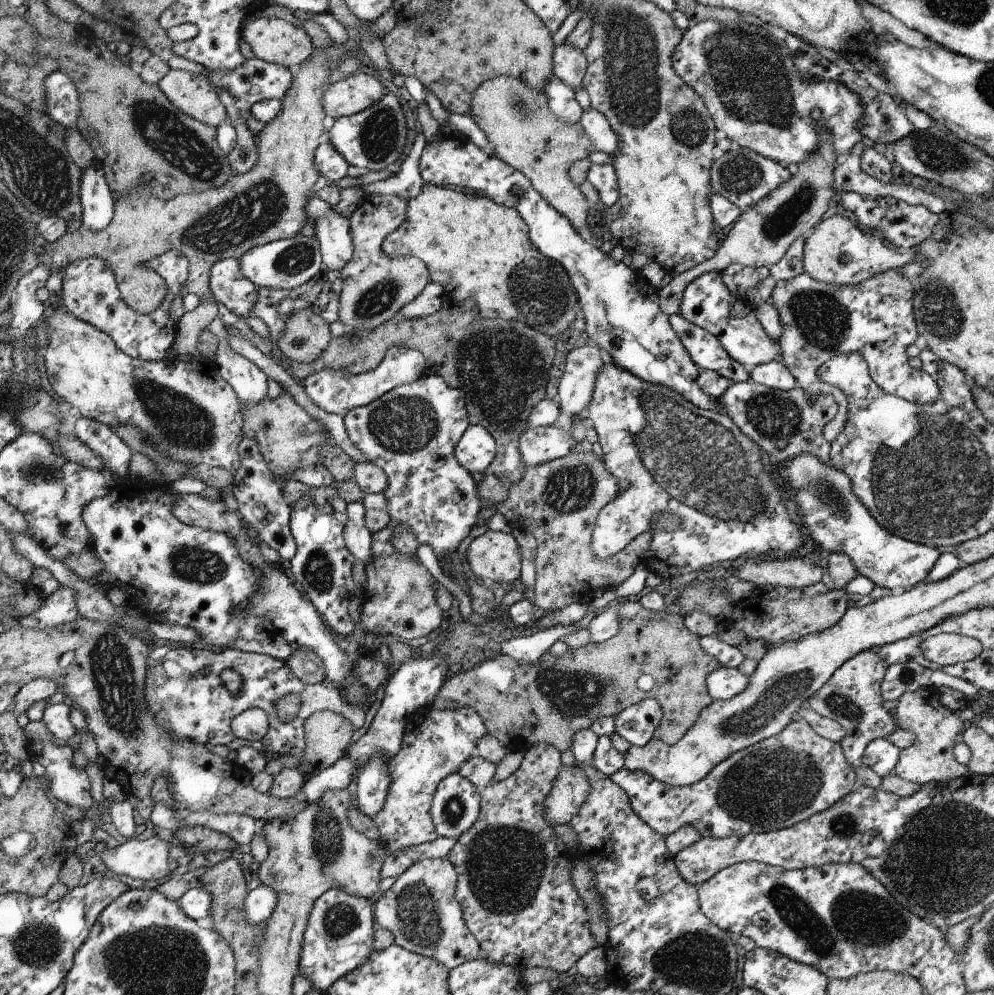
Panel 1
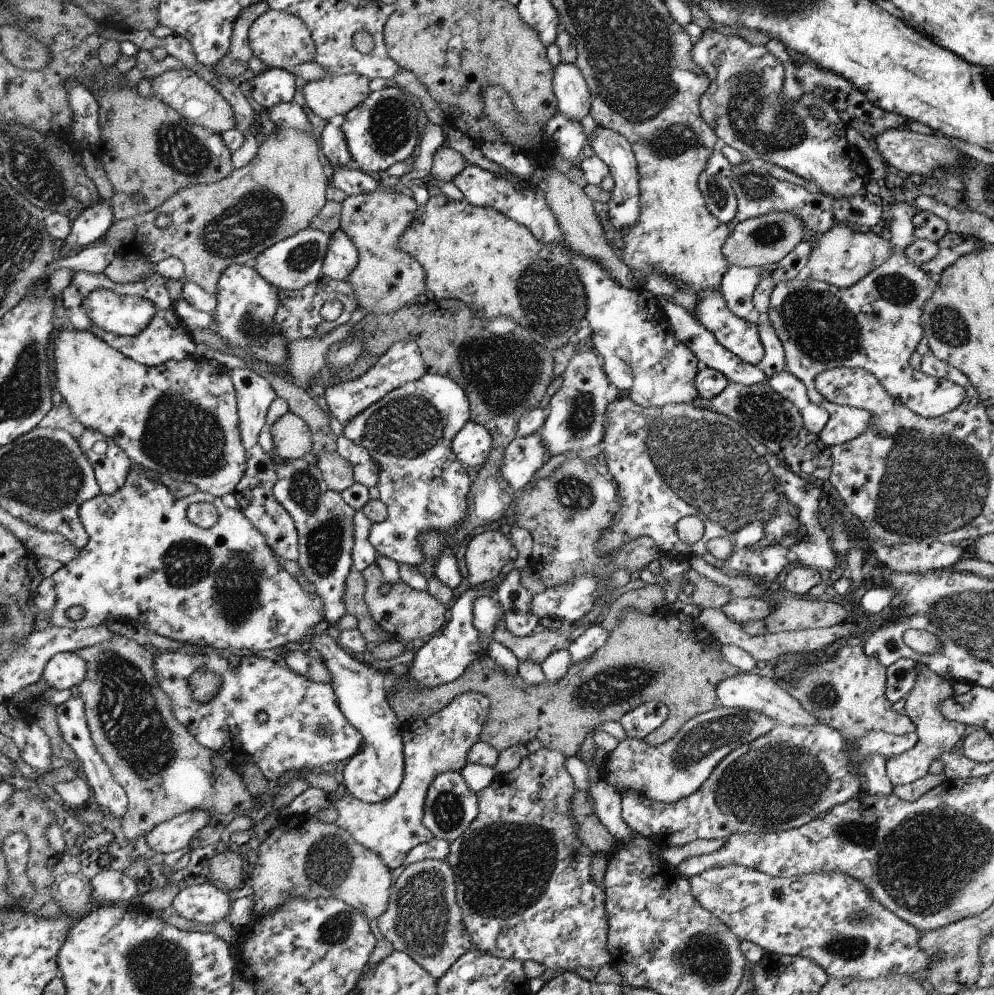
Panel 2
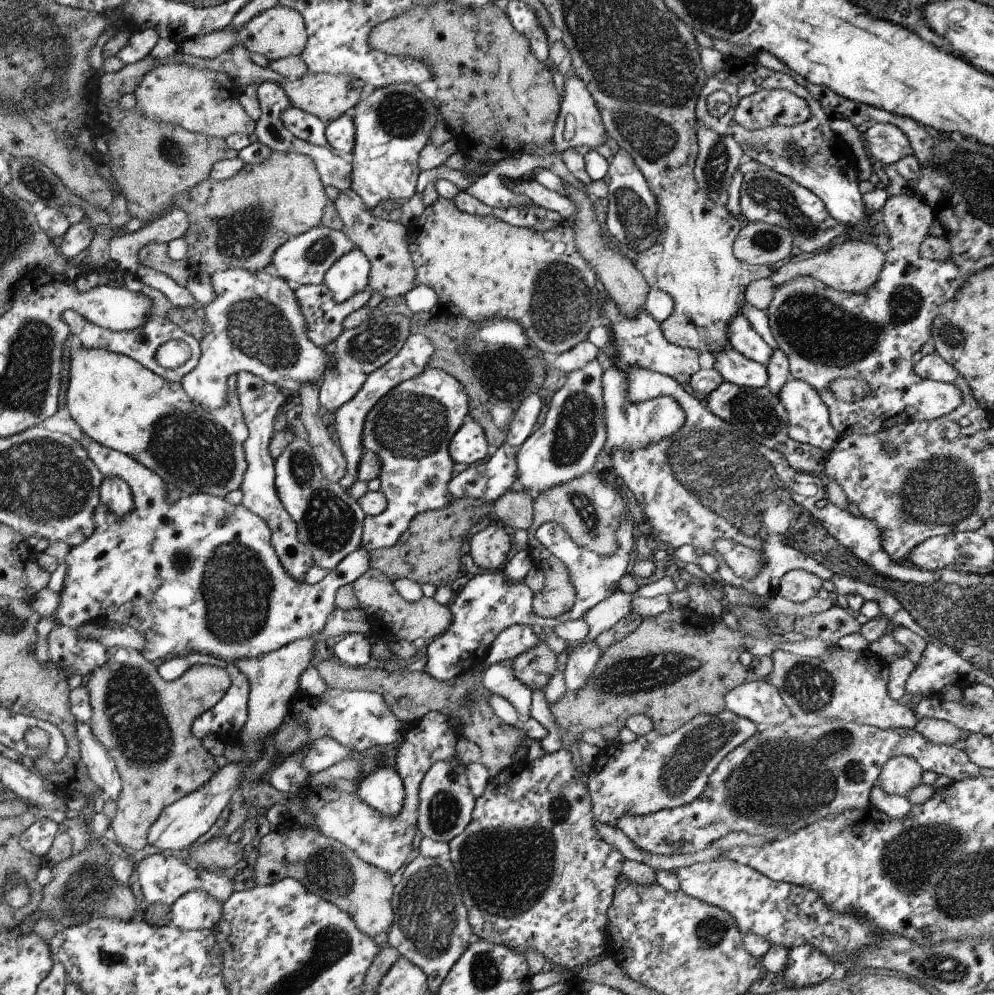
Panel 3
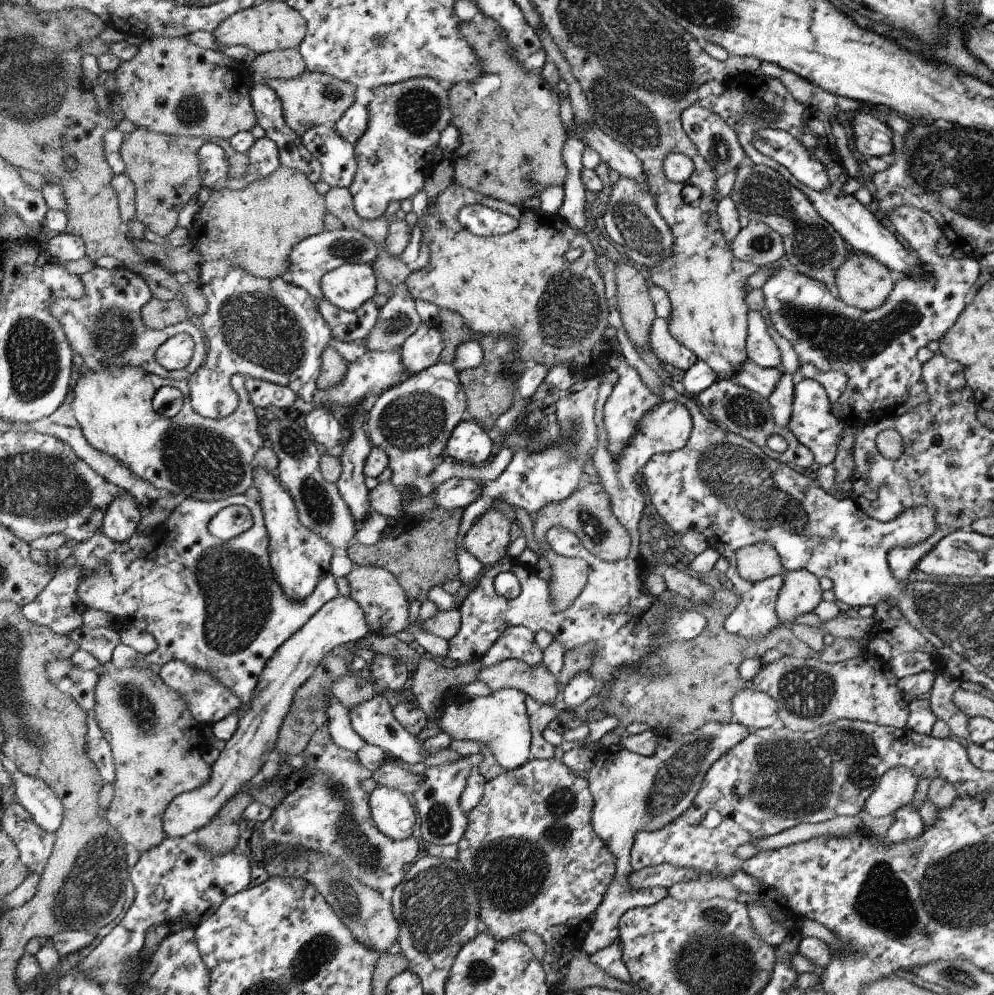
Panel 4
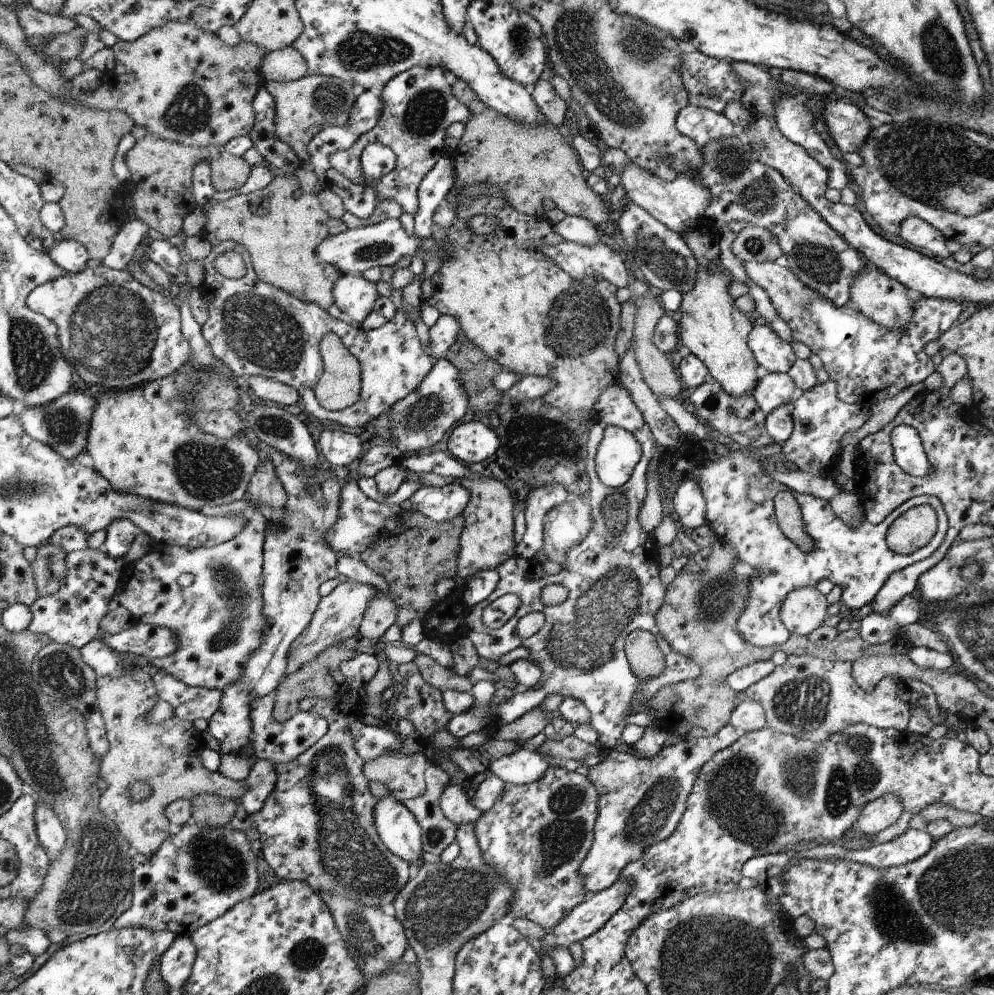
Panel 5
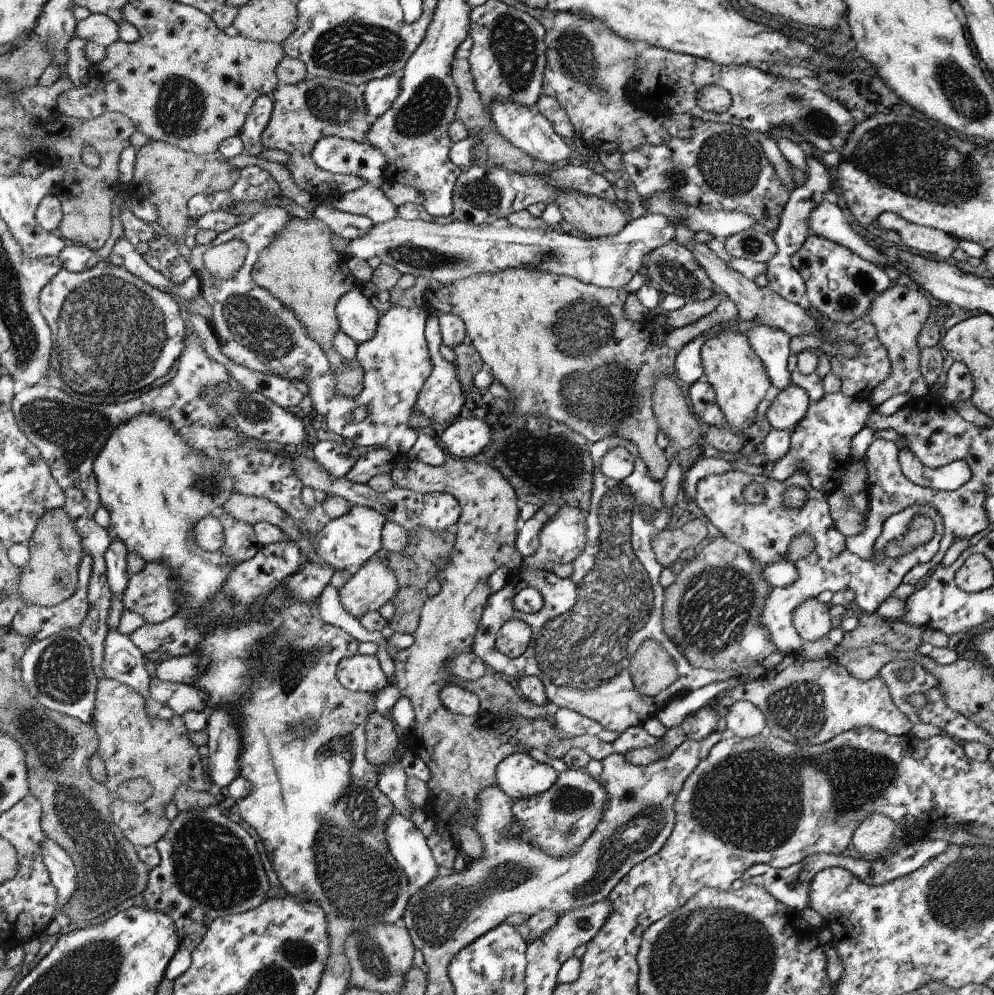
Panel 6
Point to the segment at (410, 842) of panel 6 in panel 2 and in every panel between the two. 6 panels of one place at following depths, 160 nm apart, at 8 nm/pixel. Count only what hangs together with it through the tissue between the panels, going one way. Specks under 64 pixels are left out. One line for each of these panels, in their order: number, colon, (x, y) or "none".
2: (376, 772)
3: (383, 789)
4: (391, 810)
5: (397, 826)

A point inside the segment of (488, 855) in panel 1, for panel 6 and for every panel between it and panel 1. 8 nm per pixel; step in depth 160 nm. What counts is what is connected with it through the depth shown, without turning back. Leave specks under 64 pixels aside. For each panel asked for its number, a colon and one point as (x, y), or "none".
2: (522, 879)
3: (534, 873)
4: (530, 849)
5: (536, 836)
6: (559, 820)

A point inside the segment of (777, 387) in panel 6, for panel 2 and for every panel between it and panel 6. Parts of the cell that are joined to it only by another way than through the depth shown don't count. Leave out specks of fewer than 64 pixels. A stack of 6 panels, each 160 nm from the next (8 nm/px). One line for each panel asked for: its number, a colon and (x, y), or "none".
2: (741, 337)
3: (744, 339)
4: (761, 346)
5: (776, 355)

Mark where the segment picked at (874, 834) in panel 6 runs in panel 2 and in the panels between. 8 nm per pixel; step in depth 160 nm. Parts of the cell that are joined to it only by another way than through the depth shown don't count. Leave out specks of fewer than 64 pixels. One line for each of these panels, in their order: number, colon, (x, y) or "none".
2: (937, 734)
3: (901, 775)
4: (897, 787)
5: (878, 815)

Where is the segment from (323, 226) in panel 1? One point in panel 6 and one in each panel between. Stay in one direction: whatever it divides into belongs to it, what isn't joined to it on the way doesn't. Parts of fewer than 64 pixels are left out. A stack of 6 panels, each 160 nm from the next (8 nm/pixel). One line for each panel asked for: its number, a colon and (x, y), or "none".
2: (342, 257)
3: (350, 275)
4: (348, 287)
5: (355, 297)
6: (358, 318)

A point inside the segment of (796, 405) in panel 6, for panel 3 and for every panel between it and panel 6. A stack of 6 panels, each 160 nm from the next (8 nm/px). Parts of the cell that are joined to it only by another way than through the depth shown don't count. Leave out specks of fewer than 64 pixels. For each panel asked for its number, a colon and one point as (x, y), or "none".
3: (734, 368)
4: (764, 381)
5: (773, 390)

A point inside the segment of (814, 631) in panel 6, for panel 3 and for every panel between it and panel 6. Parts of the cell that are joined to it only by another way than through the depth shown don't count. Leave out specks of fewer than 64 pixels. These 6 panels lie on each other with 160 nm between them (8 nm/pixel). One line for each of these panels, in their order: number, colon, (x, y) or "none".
3: (798, 586)
4: (801, 593)
5: (805, 609)

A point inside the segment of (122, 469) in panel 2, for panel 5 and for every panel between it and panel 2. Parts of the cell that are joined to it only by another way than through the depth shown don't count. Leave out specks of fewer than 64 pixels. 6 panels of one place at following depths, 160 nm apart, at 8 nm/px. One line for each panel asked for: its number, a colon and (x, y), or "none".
3: (115, 494)
4: (122, 518)
5: (121, 534)

